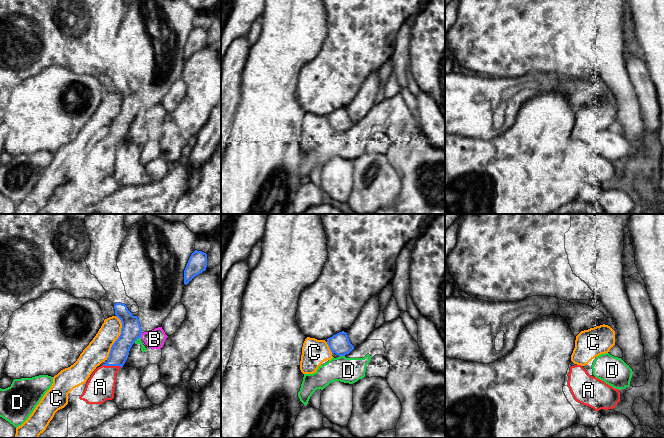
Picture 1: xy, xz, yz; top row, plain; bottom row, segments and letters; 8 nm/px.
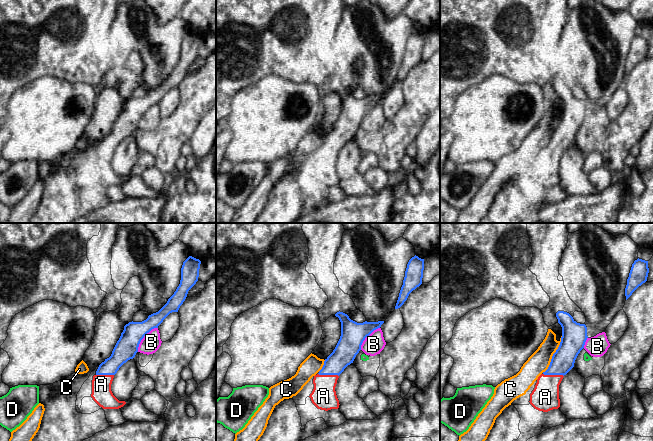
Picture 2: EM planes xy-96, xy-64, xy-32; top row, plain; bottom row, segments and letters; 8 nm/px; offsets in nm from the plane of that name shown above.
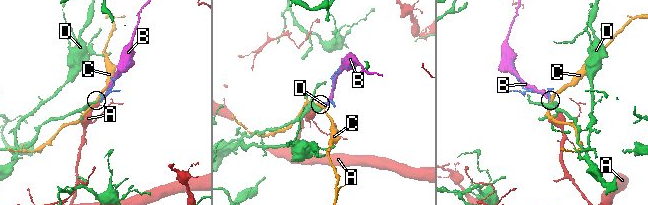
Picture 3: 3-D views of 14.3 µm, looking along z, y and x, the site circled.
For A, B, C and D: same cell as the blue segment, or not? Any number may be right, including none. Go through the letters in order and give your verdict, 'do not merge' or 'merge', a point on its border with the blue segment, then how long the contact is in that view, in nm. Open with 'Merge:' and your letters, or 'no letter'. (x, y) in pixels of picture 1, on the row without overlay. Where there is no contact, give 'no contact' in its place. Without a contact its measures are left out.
Merge: A
A: merge; meets blue in xy at (112, 141); contact 150 nm long
B: do not merge; meets blue in xy at (140, 111); contact 40 nm long
C: do not merge; meets blue in xy at (118, 114); contact 360 nm long
D: do not merge; meets blue in xy at (137, 114); contact 80 nm long

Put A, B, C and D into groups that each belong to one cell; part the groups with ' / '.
A / B D / C

